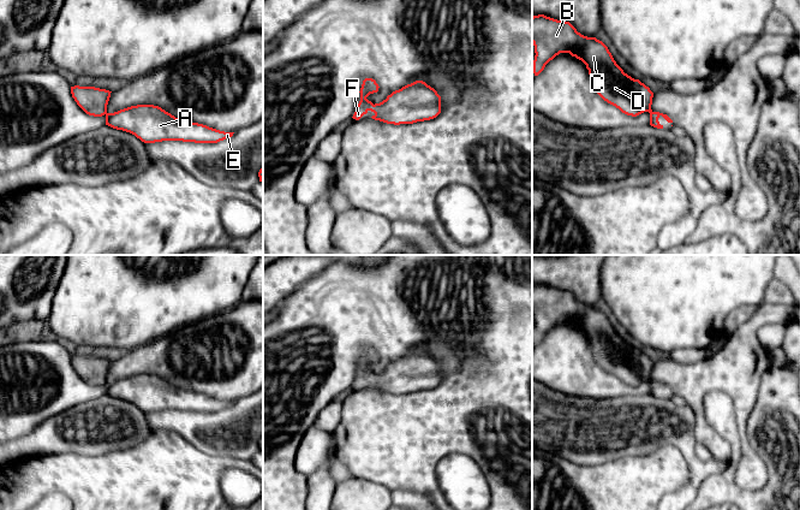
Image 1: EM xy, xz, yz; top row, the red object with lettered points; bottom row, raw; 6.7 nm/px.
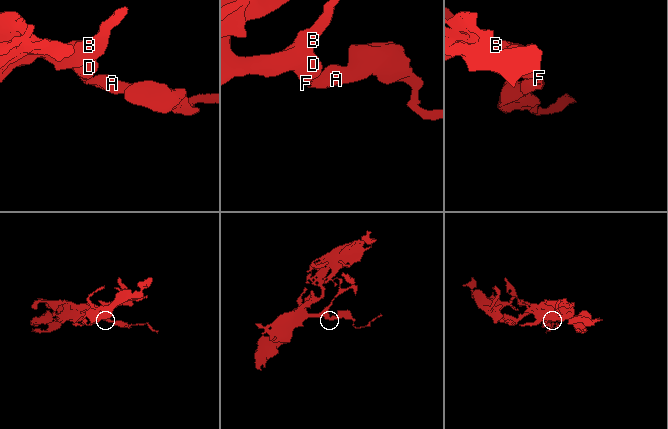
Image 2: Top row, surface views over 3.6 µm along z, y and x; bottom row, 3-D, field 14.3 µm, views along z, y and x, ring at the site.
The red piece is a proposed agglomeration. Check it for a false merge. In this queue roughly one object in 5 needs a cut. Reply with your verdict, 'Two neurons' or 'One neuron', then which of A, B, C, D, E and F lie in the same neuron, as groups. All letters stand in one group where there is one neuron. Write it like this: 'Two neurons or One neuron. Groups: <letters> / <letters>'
One neuron. Groups: A B C D E F

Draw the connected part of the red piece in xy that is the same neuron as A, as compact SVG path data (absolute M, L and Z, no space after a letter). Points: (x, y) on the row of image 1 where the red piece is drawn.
M71 87L77 105L89 115L106 117L106 125L130 132L144 143L183 141L217 143L233 136L203 124L175 118L159 106L137 105L114 113L107 112L109 90L95 87Z

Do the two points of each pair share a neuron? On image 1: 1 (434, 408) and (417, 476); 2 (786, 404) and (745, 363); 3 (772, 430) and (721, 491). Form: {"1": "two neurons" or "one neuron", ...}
{"1": "one neuron", "2": "two neurons", "3": "one neuron"}

